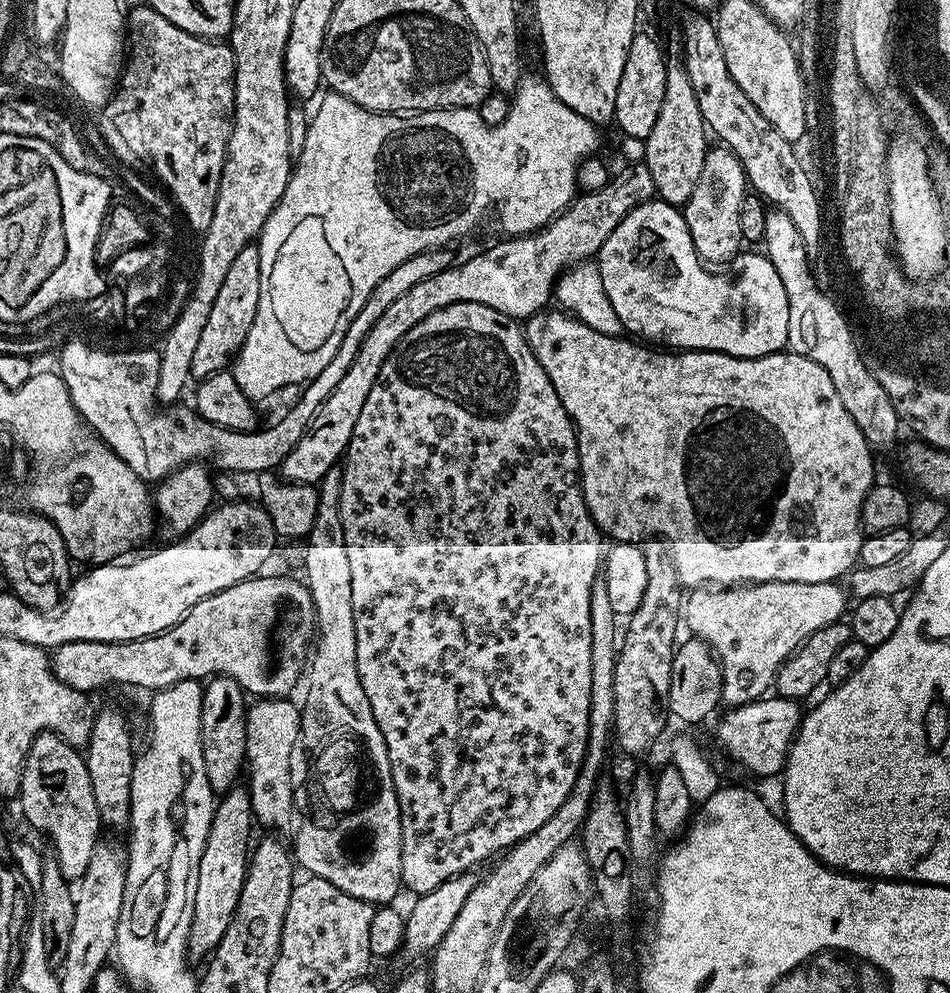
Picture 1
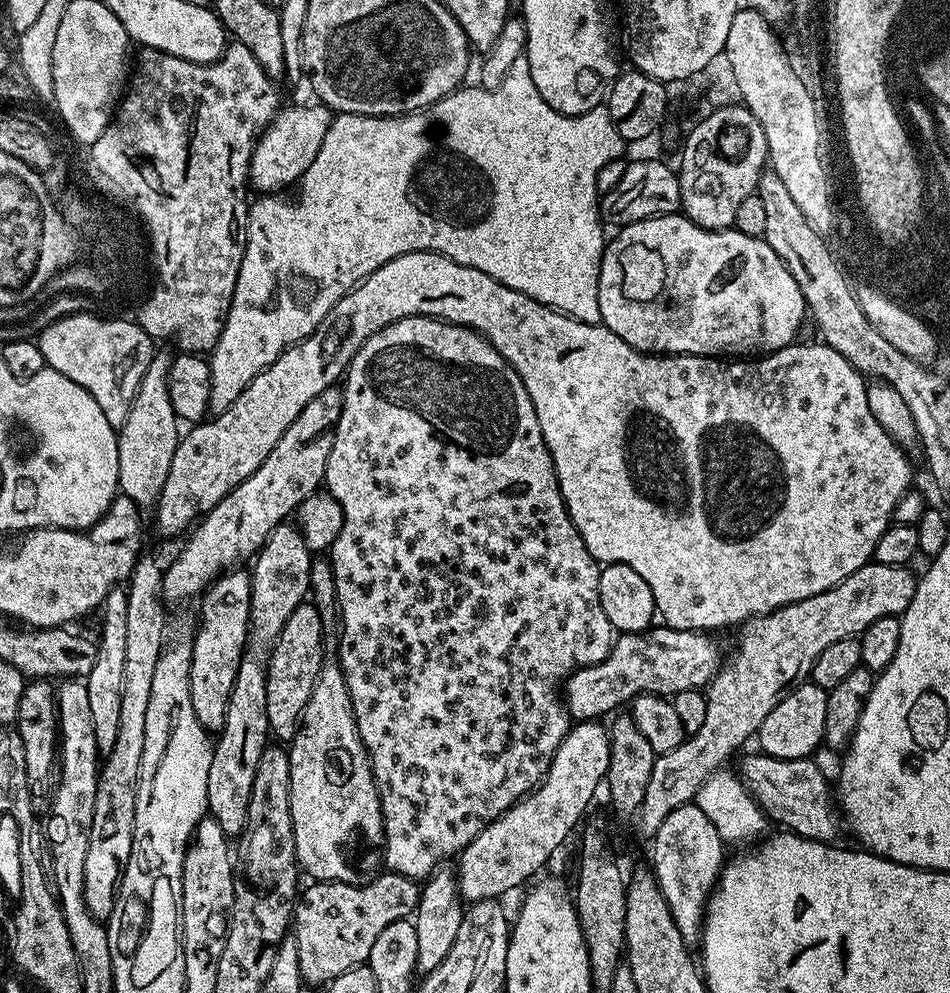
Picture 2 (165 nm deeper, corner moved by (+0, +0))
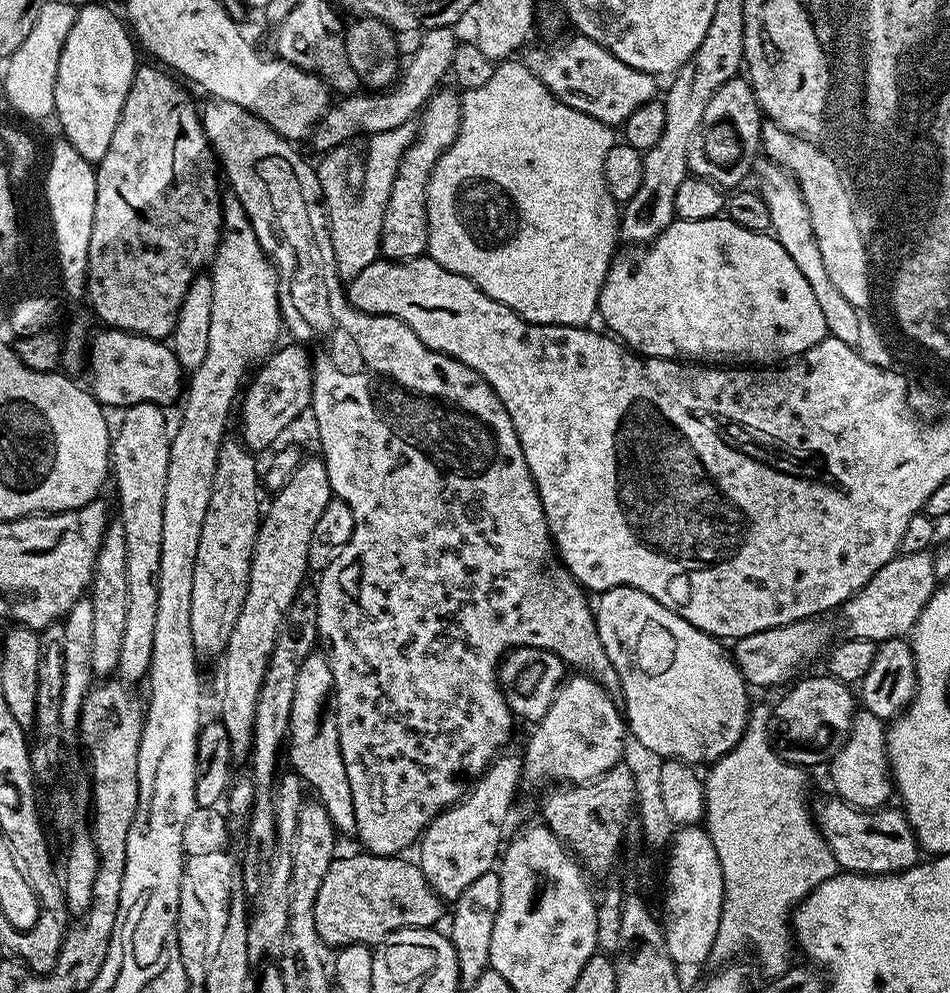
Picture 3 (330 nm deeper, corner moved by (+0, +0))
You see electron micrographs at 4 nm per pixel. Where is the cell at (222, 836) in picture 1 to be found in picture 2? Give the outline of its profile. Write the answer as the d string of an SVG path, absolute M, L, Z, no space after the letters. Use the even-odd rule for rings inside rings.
M285 522L272 531L270 538L266 538L254 557L251 565L253 568L250 568L252 605L248 637L238 666L238 678L234 678L234 690L230 690L226 722L215 737L210 758L210 775L206 777L207 815L215 818L229 838L239 837L246 826L250 789L254 786L254 770L258 770L258 758L262 758L262 750L270 744L270 729L266 718L268 660L272 657L274 646L290 614L294 614L296 607L305 603L309 595L313 559L313 553L308 551L300 529L295 523Z

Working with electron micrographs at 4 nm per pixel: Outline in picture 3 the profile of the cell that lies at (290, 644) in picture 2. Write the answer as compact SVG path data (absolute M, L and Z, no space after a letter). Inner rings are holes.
M313 654L302 662L302 670L298 670L298 683L294 685L294 706L287 730L286 760L292 763L291 771L307 787L309 784L316 791L313 792L315 799L319 800L326 814L330 814L330 822L337 833L352 834L356 831L354 802L350 794L350 778L346 778L346 766L338 746L336 713L329 710L334 700L334 674L330 674L328 661L327 655Z

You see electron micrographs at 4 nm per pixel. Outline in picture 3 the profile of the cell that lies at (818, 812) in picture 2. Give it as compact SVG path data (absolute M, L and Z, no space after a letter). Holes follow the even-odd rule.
M839 798L832 800L815 801L814 819L817 828L824 836L824 841L834 854L837 865L846 872L860 872L863 876L889 876L891 872L904 872L912 868L921 859L922 849L916 840L916 835L911 826L908 825L908 817L903 811L892 809L892 806L885 806L875 810L861 810L853 804Z

